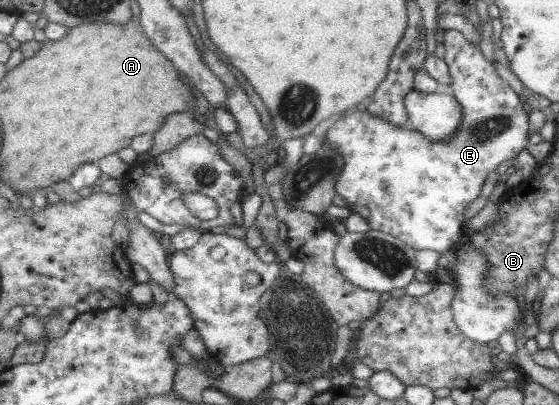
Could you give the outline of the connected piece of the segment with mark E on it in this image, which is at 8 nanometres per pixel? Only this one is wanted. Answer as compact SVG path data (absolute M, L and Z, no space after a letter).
M448 29L445 31L443 44L444 49L446 49L443 60L447 63L449 74L452 78L449 92L452 93L459 105L462 106L463 111L462 123L459 130L453 135L453 138L444 142L429 140L427 137L412 130L410 127L406 129L402 129L402 127L394 127L394 125L386 123L386 121L380 119L380 117L372 117L370 113L358 110L351 110L344 113L340 121L336 121L324 136L325 145L337 149L339 154L343 157L343 172L335 181L335 193L338 193L340 197L343 197L344 201L348 204L347 207L350 209L351 213L356 213L366 219L372 230L390 234L412 247L415 251L430 249L441 254L448 251L451 246L454 246L465 235L463 230L463 223L465 222L463 211L466 209L468 203L472 203L474 199L480 197L480 193L482 193L482 185L484 185L484 180L488 177L488 174L496 170L500 164L516 158L526 147L528 139L532 134L529 108L526 104L520 101L519 96L513 89L500 78L499 74L496 72L496 68L494 68L491 62L489 62L482 54L480 48L470 43L468 39L464 38L464 34L456 29Z

